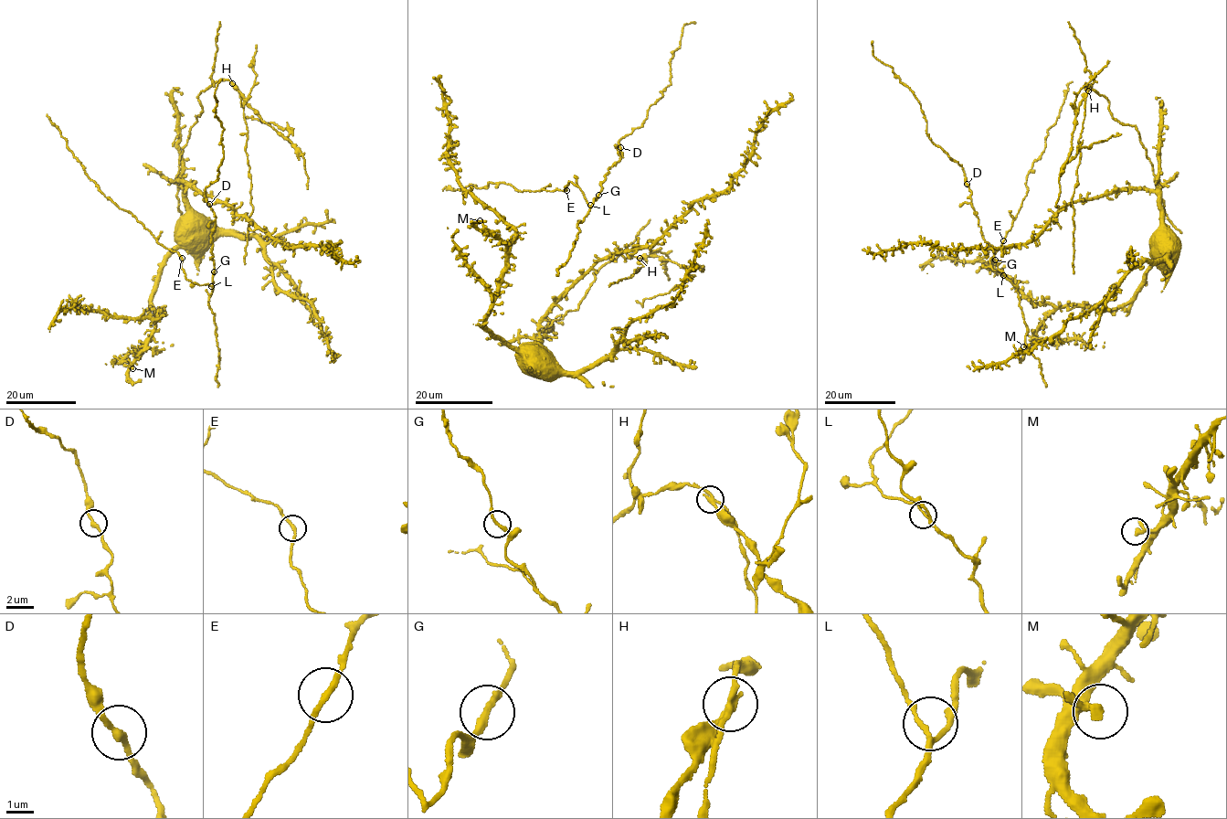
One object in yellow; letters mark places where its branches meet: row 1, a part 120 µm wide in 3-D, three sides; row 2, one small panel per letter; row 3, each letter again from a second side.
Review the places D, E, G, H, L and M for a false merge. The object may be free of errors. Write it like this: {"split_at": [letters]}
{"split_at": ["H"]}

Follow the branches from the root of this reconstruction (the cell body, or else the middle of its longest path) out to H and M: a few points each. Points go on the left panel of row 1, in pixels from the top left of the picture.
H: (193, 227), (186, 220), (179, 156), (202, 111), (198, 95), (215, 82), (232, 83)
M: (193, 227), (192, 221), (185, 226), (185, 241), (162, 266), (151, 301), (157, 313), (154, 331), (132, 368)

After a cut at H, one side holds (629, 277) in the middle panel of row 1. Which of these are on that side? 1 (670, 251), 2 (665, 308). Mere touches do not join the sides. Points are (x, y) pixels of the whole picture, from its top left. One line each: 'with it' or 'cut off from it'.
1: cut off from it
2: with it

